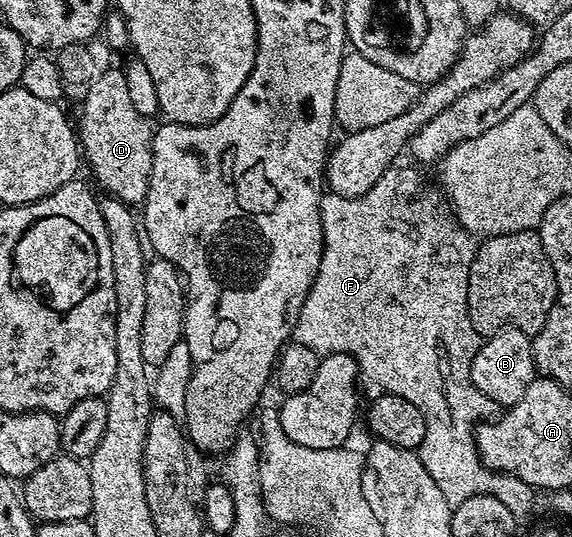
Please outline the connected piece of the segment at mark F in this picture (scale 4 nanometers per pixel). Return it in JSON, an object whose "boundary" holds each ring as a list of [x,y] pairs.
{"boundary":[[[392,168],[365,192],[356,198],[346,198],[337,196],[330,192],[324,193],[323,201],[319,204],[319,210],[323,214],[323,255],[321,264],[317,268],[317,276],[309,288],[309,296],[305,296],[305,304],[301,308],[301,316],[297,320],[293,331],[294,341],[305,344],[305,348],[313,348],[321,356],[328,354],[352,354],[355,361],[359,363],[359,369],[364,375],[367,374],[380,387],[380,391],[401,396],[401,400],[409,400],[409,404],[414,404],[417,412],[425,416],[425,437],[416,454],[429,472],[433,480],[437,483],[437,488],[445,498],[445,502],[452,509],[460,506],[465,500],[477,495],[492,495],[495,499],[501,500],[509,512],[513,512],[516,519],[523,519],[529,515],[535,506],[534,487],[531,487],[519,477],[505,474],[503,471],[489,469],[483,462],[478,448],[476,448],[475,432],[477,425],[488,421],[496,415],[498,406],[489,400],[480,389],[471,382],[472,357],[475,355],[476,347],[470,345],[472,335],[470,332],[471,321],[467,315],[468,292],[469,292],[469,268],[473,264],[473,256],[477,249],[476,239],[466,230],[463,225],[455,219],[455,211],[442,189],[438,185],[426,182],[419,174],[410,174],[407,170]]]}

